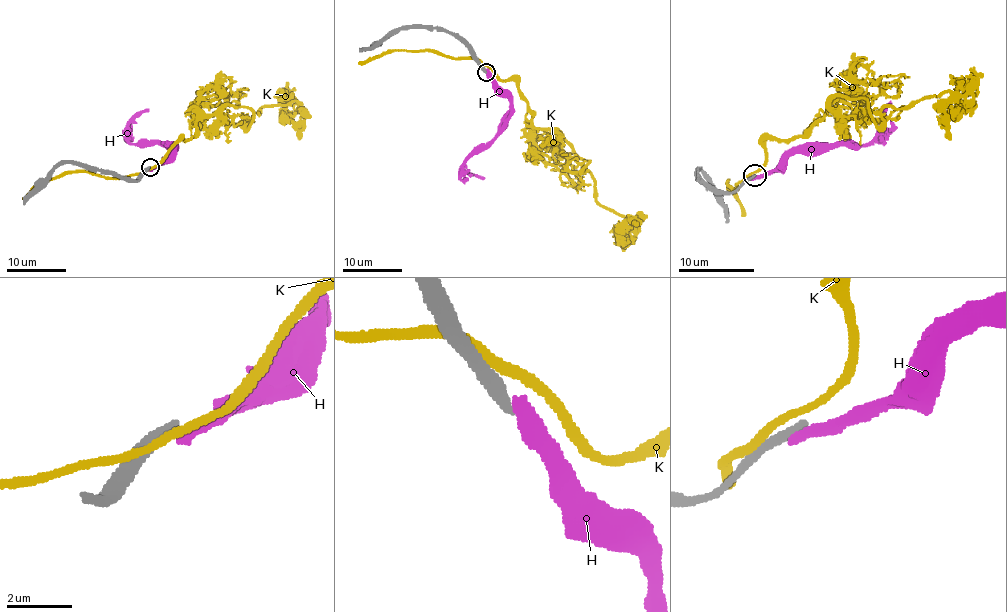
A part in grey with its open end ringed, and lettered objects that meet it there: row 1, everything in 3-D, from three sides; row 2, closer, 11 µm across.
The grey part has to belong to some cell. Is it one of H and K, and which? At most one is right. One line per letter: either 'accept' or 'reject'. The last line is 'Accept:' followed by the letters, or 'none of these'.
H: reject
K: reject
Accept: none of these

